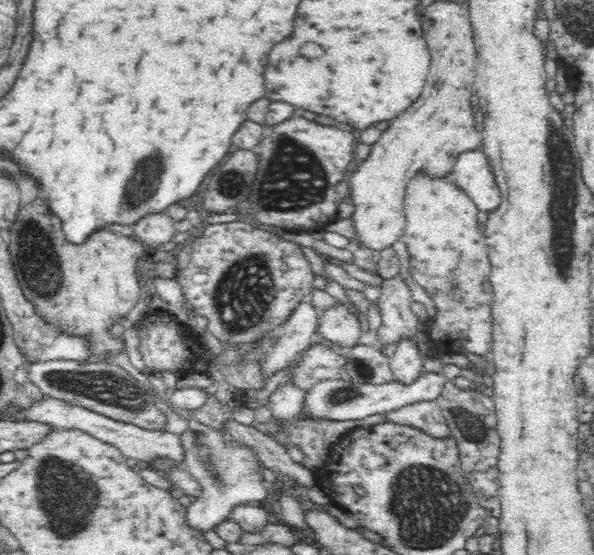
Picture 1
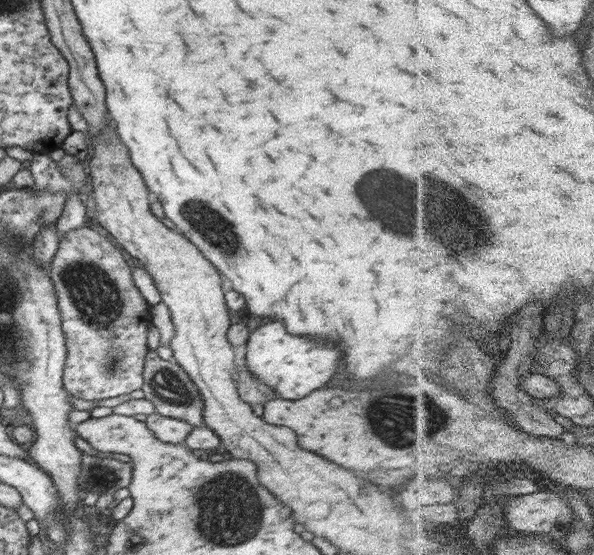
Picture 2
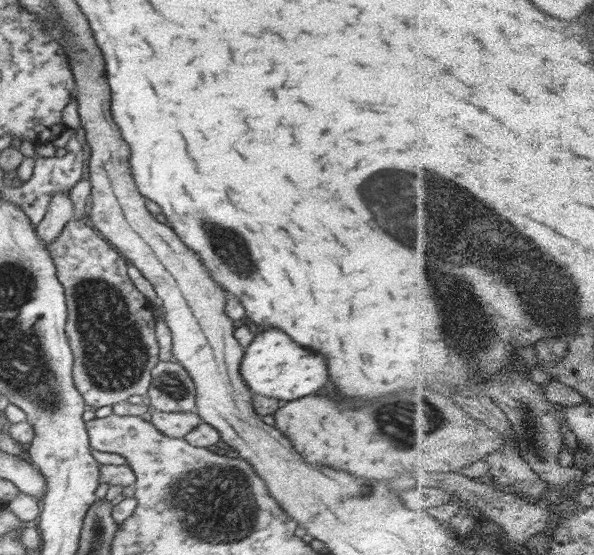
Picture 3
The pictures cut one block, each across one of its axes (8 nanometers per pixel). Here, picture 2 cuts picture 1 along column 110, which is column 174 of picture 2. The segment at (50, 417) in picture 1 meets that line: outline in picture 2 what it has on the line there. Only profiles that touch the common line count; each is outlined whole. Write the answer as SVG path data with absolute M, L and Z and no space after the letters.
M156 412L149 414L145 423L147 428L154 433L156 439L172 445L183 445L188 434L194 428L189 422L162 416Z

